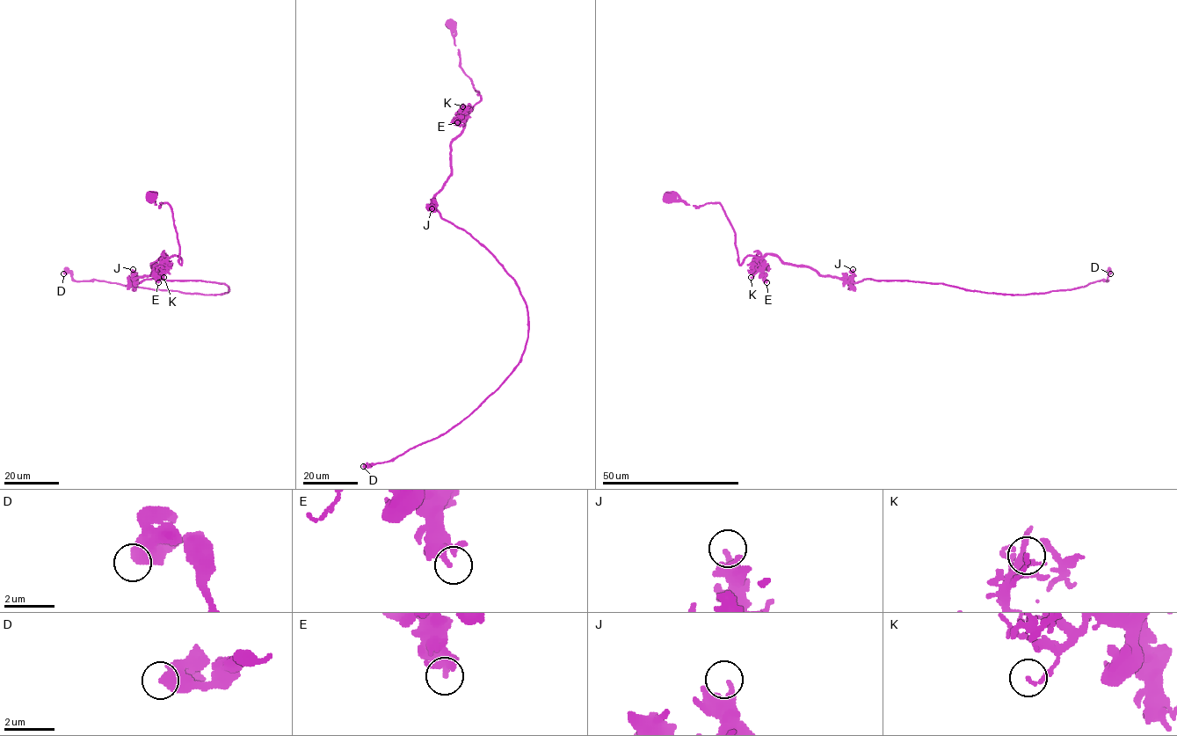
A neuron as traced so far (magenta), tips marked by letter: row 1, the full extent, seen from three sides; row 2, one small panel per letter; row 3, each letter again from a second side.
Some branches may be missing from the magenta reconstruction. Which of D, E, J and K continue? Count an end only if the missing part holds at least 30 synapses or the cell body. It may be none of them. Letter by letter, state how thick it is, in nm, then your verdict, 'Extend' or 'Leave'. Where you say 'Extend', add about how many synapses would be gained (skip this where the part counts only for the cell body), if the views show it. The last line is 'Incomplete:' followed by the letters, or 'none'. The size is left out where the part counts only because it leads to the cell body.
D: Thickness 650 nm. Leave
E: Thickness 260 nm. Leave
J: Thickness 240 nm. Leave
K: Thickness 140 nm. Leave
Incomplete: none

